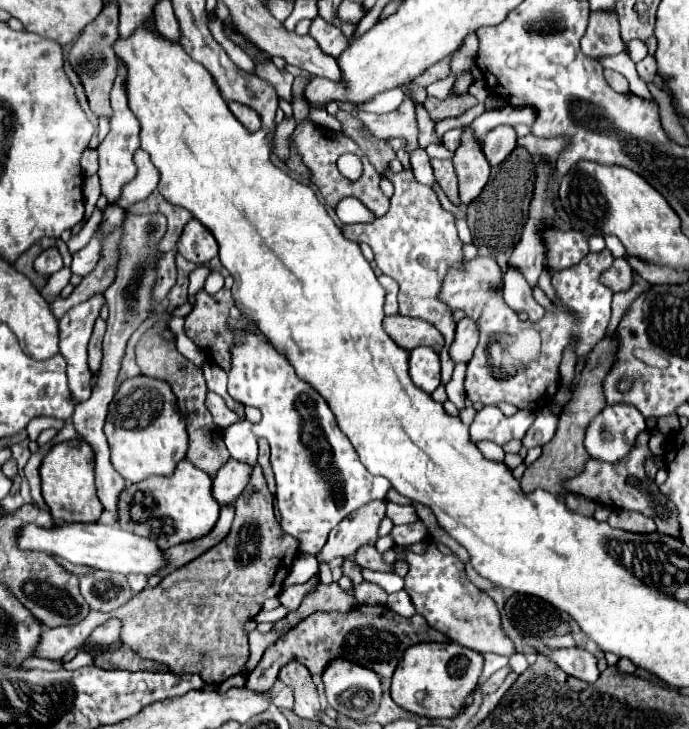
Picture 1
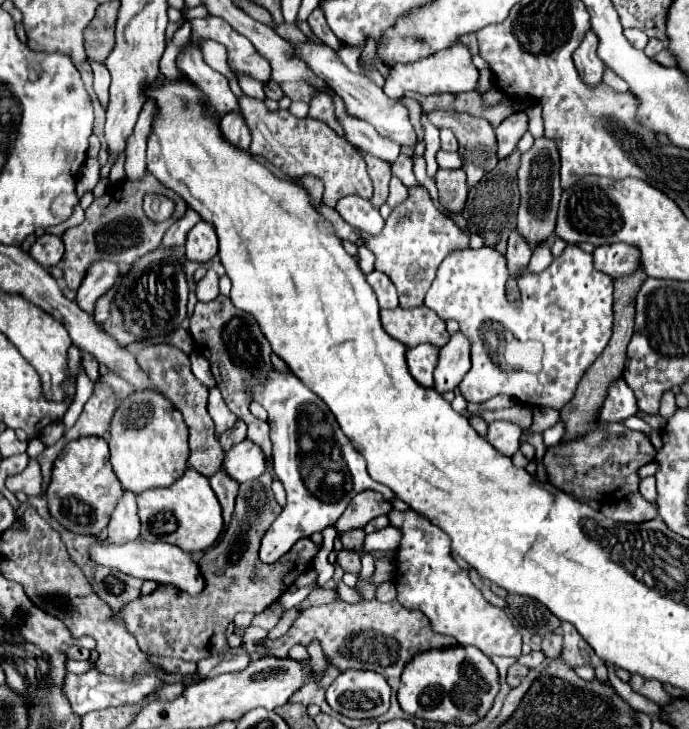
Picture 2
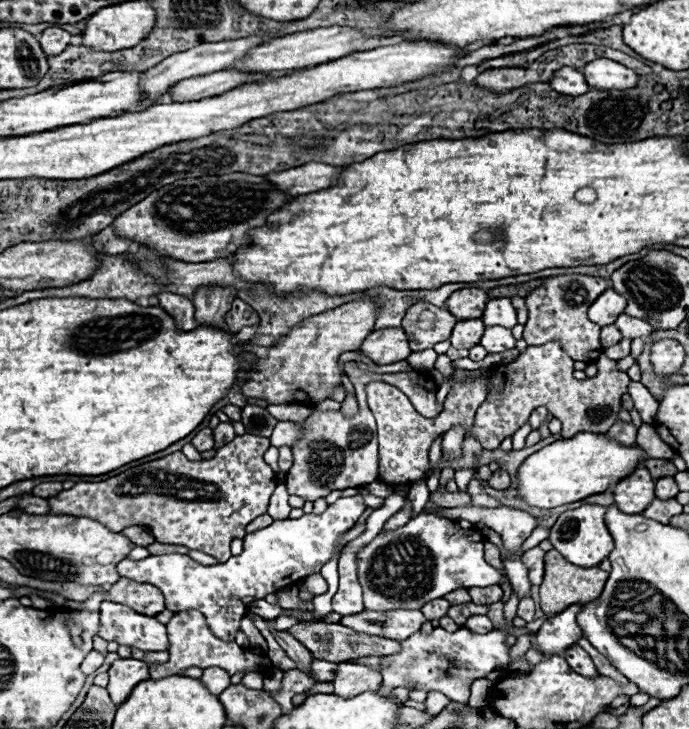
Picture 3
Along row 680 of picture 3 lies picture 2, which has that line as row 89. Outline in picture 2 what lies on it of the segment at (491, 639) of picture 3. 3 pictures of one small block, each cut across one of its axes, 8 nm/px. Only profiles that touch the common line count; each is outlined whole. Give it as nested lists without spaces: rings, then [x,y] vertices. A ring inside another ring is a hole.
[[[456,42],[454,46],[450,46],[448,50],[442,50],[430,58],[412,62],[412,64],[394,64],[390,68],[390,78],[386,80],[383,91],[390,98],[402,98],[402,94],[406,92],[420,92],[420,94],[460,94],[460,92],[468,92],[474,90],[478,82],[478,70],[472,64],[472,56],[468,52],[468,48],[460,42]]]

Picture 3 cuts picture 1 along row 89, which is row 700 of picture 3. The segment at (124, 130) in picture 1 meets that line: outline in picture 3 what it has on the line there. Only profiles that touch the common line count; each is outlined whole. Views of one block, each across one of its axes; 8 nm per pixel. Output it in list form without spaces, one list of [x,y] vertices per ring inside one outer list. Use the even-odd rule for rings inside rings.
[[[120,658],[112,664],[112,668],[108,670],[110,674],[110,684],[108,684],[108,692],[110,698],[116,706],[120,706],[126,696],[134,690],[136,684],[144,682],[150,678],[148,672],[148,664],[134,660],[134,658]]]

